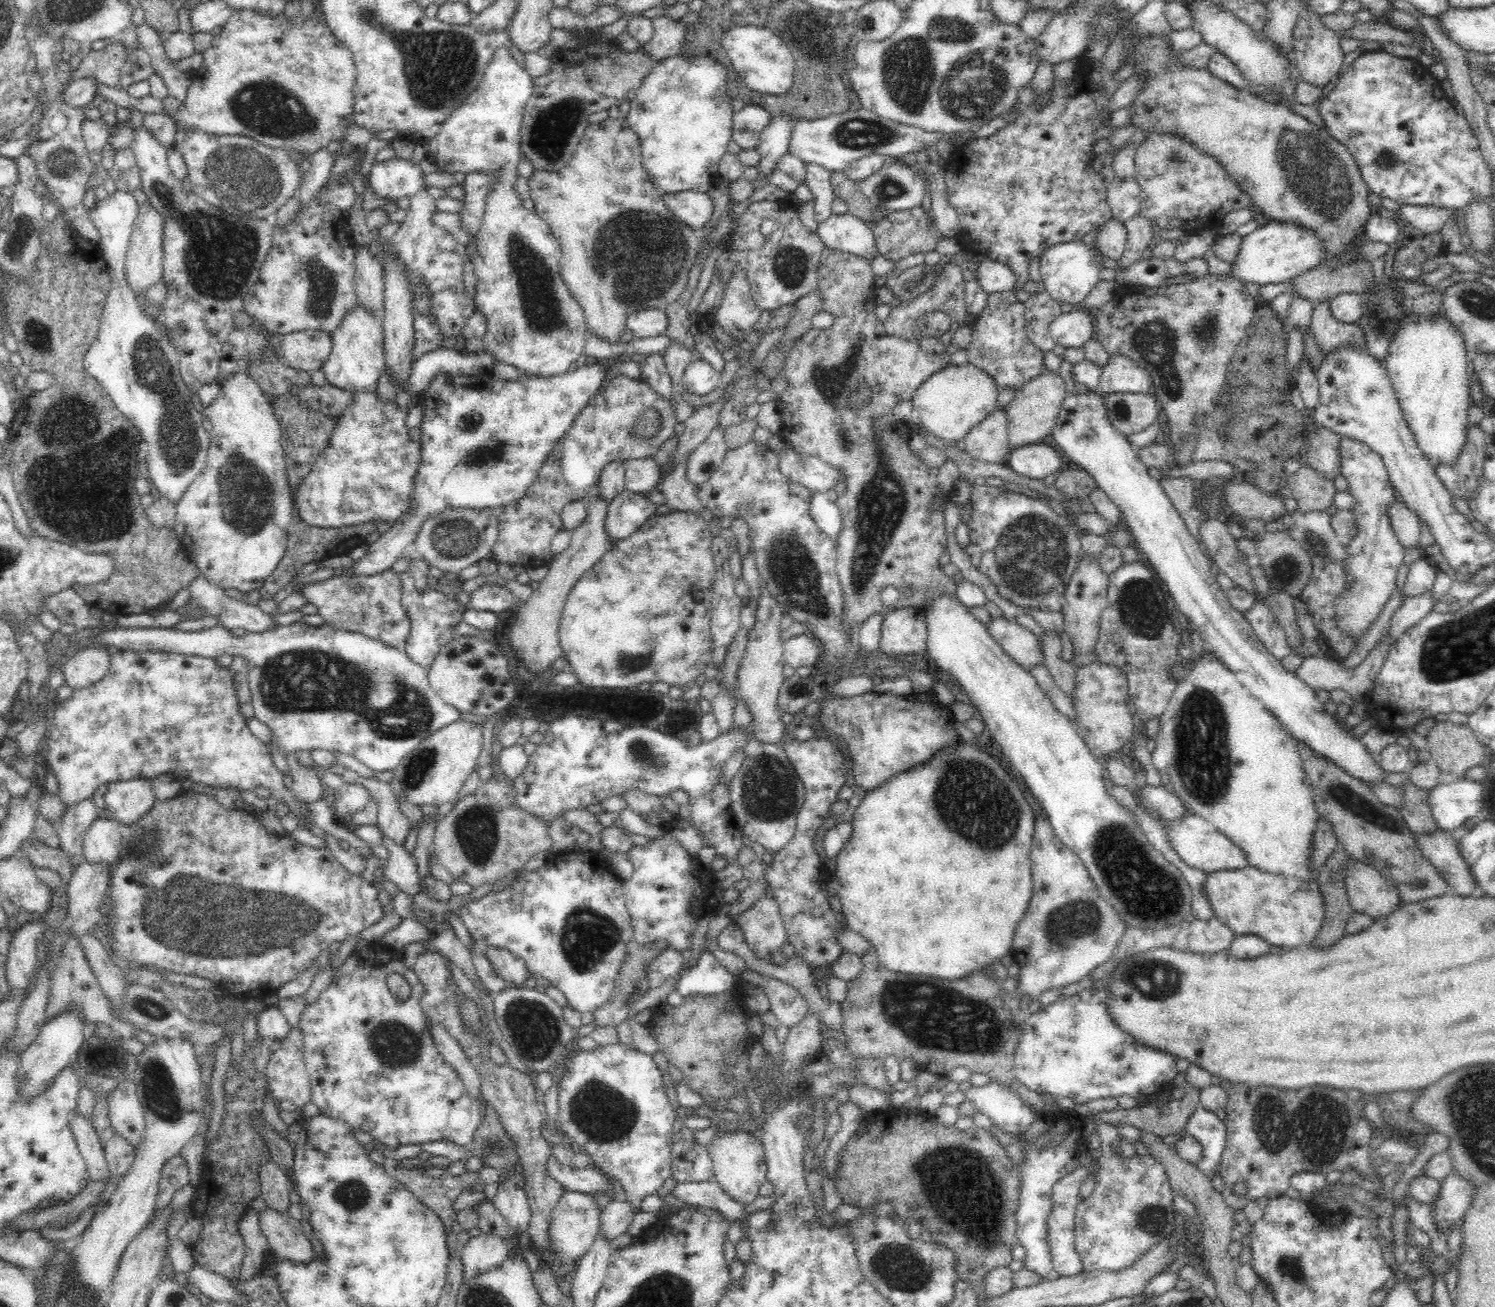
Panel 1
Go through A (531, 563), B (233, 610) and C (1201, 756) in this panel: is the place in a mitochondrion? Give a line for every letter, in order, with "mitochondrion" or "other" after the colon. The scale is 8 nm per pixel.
A: other
B: other
C: mitochondrion

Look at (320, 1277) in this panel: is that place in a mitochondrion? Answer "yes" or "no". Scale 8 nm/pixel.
yes

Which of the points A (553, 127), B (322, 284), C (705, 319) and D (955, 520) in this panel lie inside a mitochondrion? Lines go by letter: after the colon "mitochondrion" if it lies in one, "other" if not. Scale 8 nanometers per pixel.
A: mitochondrion
B: mitochondrion
C: other
D: other

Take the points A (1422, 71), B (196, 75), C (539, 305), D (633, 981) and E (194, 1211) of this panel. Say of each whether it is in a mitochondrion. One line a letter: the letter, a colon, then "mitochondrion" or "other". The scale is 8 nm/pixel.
A: other
B: other
C: mitochondrion
D: mitochondrion
E: other

